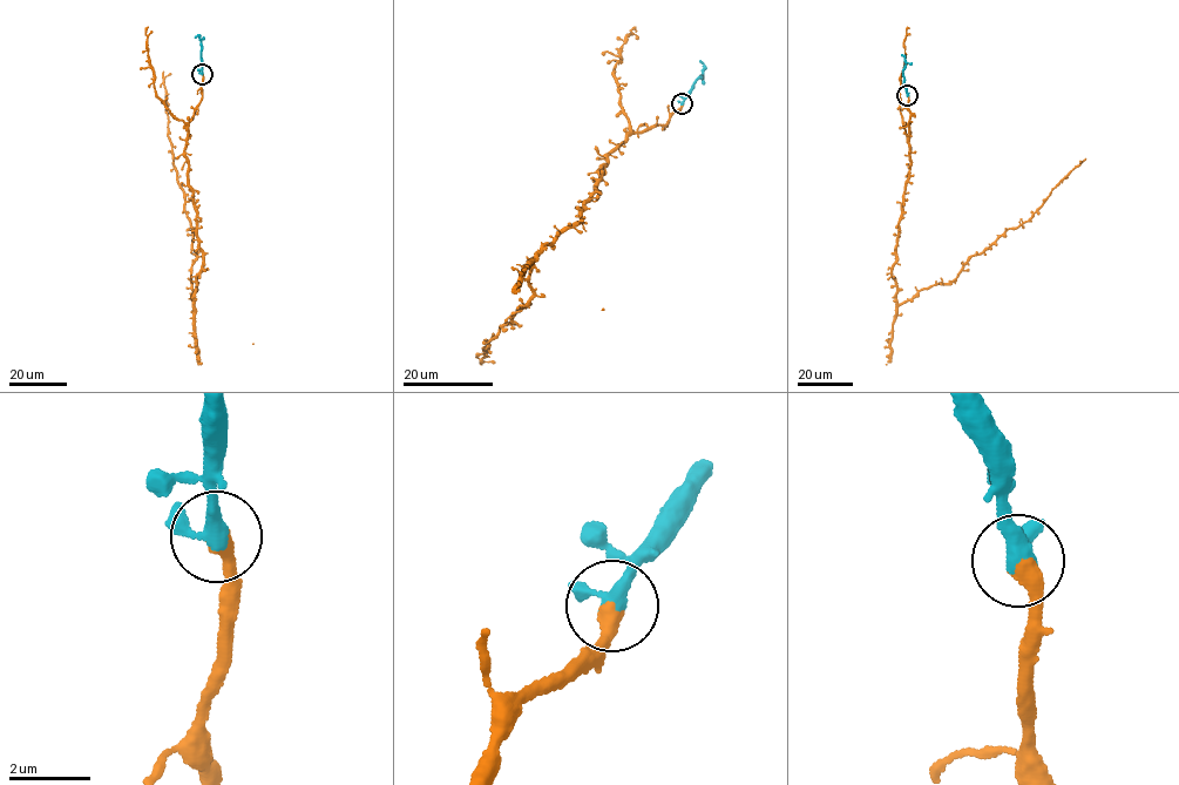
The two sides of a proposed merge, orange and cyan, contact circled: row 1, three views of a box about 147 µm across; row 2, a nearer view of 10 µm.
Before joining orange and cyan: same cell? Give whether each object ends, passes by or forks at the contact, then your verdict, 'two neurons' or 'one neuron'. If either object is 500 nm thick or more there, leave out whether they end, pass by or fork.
orange ends | cyan passes by | one neuron

